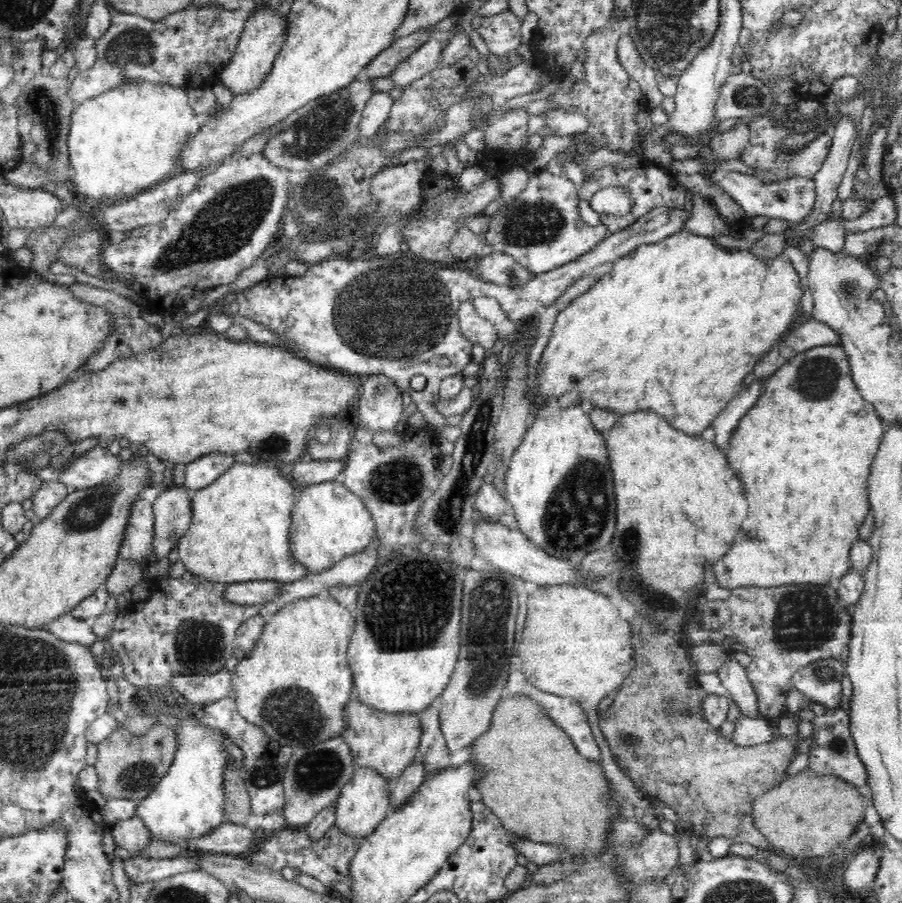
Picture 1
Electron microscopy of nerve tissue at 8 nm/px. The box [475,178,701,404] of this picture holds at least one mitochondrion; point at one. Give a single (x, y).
(529, 223)

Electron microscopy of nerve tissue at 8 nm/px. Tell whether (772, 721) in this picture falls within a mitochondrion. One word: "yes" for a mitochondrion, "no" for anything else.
no

